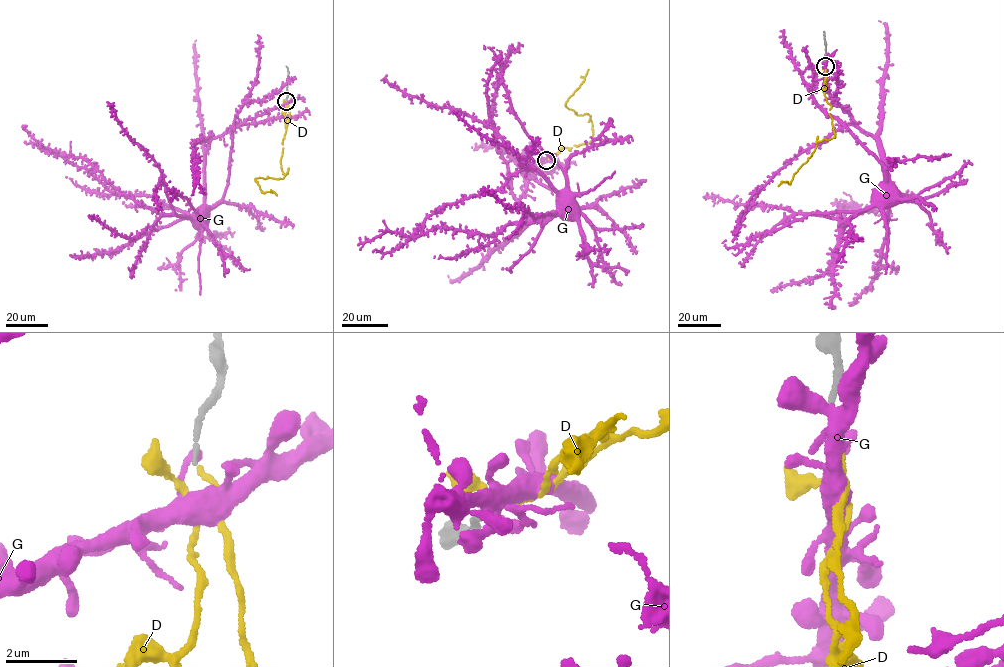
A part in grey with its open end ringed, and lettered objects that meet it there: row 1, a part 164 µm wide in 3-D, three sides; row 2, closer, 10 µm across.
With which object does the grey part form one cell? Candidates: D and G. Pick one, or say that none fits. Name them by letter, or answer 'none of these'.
D

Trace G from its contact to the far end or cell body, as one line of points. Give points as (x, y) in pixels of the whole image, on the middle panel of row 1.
G: (545, 161), (531, 170), (519, 204), (532, 217), (540, 216), (559, 209), (564, 197)

